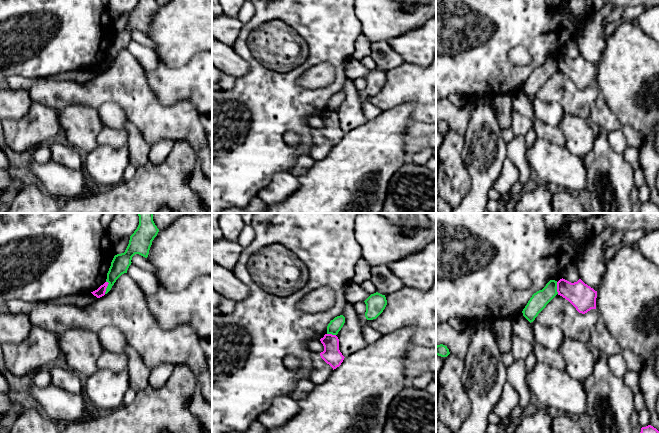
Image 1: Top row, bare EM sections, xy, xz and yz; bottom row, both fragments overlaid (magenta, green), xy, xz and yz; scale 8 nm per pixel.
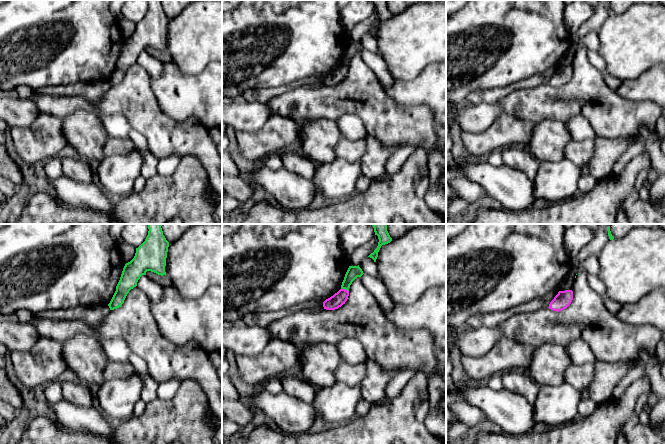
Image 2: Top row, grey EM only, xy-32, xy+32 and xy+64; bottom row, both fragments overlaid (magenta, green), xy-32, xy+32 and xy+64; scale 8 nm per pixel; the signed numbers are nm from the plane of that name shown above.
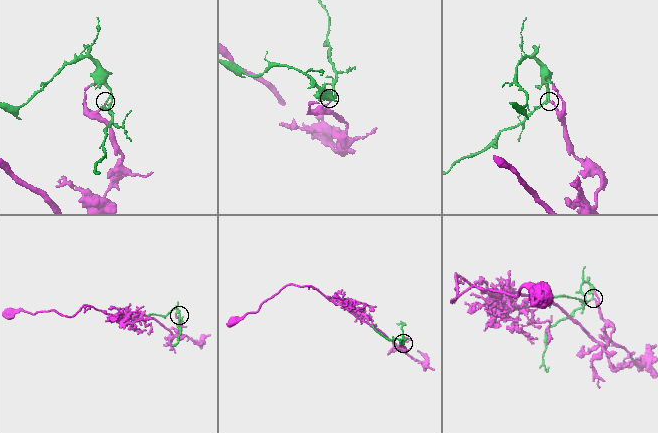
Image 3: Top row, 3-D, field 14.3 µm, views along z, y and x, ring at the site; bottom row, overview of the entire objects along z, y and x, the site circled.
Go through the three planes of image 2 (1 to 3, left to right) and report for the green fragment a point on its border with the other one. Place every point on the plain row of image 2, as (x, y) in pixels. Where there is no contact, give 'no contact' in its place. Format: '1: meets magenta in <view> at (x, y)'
1: no contact
2: meets magenta in xy+32 at (344, 65)
3: no contact

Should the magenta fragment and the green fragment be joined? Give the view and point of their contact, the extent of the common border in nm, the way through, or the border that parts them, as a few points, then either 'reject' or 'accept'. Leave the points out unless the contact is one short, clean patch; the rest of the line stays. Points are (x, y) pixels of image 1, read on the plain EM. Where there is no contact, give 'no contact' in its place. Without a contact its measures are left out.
contact xy (106, 63); length 110 nm; border xy (107, 57), (108, 61), (104, 69); reject

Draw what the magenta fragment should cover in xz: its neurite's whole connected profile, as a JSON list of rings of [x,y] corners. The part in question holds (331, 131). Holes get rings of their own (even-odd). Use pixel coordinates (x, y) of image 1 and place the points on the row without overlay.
[[[325,110],[320,117],[324,122],[324,127],[320,129],[321,134],[329,140],[333,146],[336,145],[345,134],[339,126],[338,113],[332,110]]]

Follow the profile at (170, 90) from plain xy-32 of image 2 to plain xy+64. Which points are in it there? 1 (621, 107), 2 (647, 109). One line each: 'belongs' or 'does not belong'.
1: does not belong
2: does not belong

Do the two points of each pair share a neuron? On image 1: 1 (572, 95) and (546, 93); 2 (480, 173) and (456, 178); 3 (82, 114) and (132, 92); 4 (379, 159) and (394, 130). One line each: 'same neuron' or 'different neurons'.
1: same neuron
2: different neurons
3: different neurons
4: same neuron

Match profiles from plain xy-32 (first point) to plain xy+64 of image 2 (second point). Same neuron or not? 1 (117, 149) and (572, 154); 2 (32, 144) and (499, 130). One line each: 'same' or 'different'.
1: same
2: same

